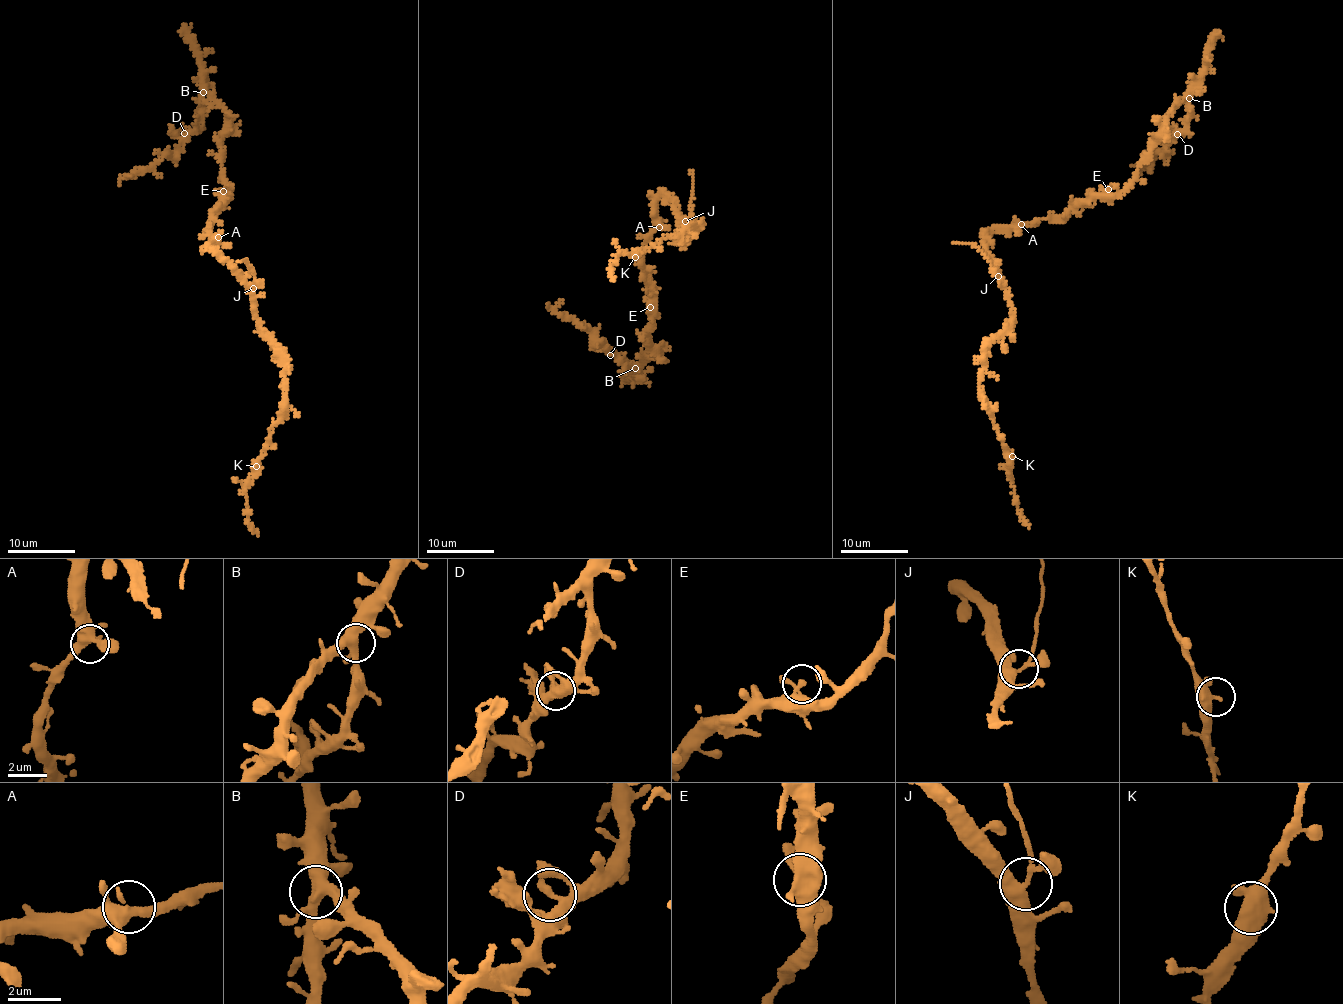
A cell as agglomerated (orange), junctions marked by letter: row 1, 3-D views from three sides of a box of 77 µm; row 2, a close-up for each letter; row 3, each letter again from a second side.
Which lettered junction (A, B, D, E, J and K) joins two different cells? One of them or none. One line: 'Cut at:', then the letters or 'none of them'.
Cut at: J

